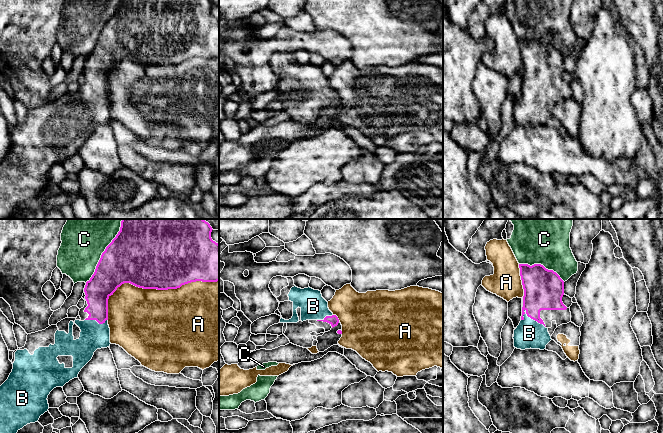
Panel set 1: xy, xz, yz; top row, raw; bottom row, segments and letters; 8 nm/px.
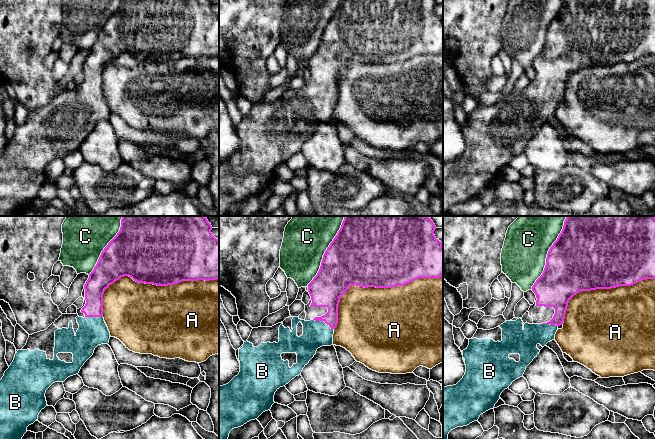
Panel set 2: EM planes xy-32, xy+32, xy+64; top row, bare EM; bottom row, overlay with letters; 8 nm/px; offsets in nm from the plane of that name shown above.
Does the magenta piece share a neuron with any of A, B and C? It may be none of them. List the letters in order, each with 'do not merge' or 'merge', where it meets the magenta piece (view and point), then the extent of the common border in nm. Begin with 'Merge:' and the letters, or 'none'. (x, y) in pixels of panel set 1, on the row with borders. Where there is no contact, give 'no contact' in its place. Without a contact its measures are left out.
Merge: B
A: do not merge | xy (152, 288) | 950 nm
B: merge | yz (534, 319) | 240 nm
C: do not merge | xy (104, 251) | 600 nm

